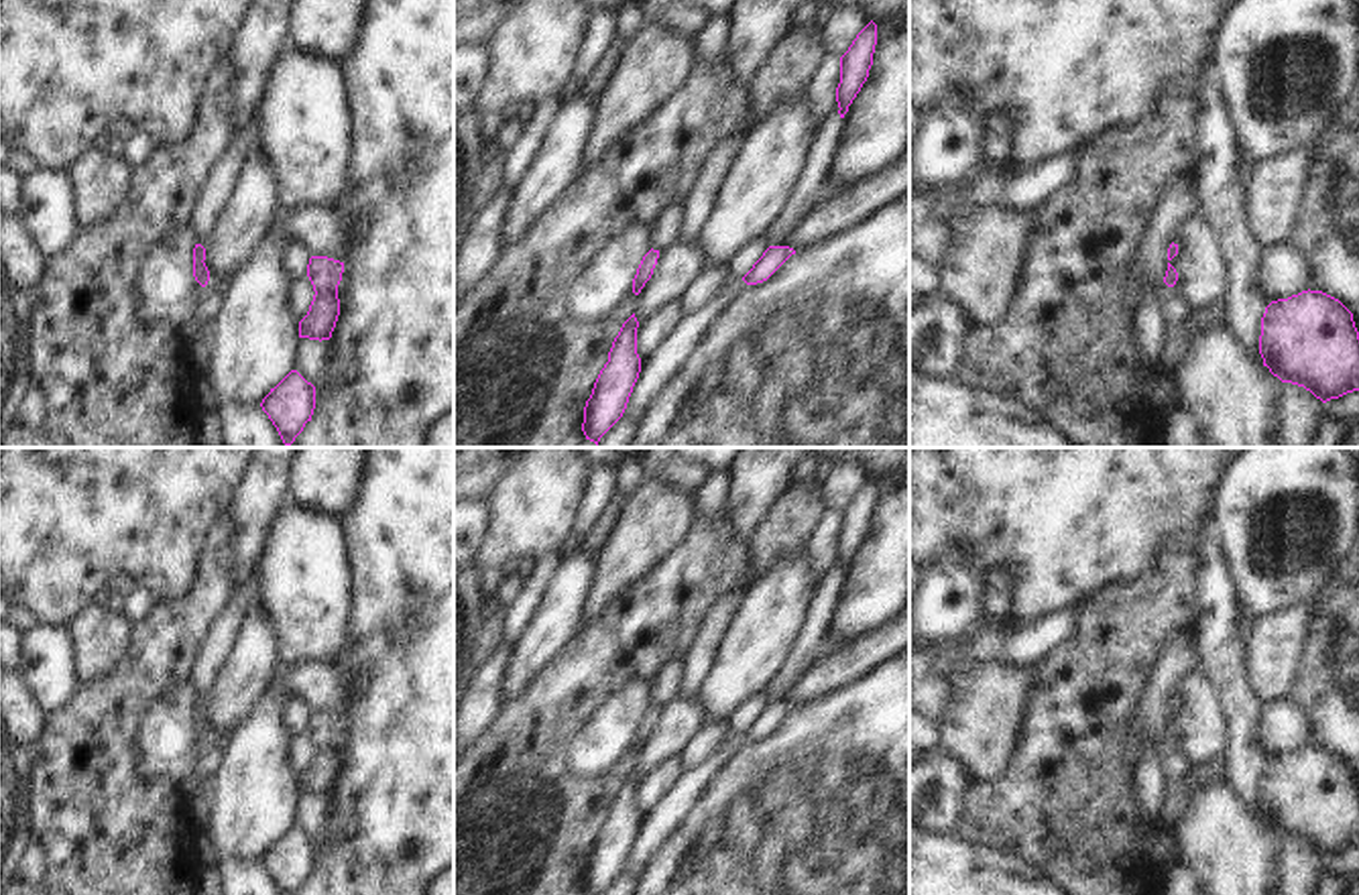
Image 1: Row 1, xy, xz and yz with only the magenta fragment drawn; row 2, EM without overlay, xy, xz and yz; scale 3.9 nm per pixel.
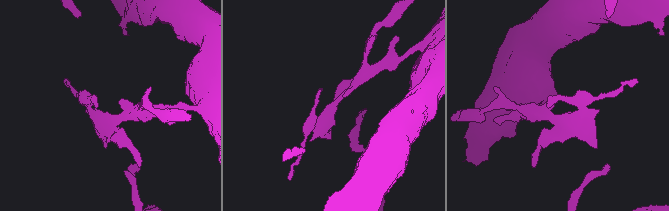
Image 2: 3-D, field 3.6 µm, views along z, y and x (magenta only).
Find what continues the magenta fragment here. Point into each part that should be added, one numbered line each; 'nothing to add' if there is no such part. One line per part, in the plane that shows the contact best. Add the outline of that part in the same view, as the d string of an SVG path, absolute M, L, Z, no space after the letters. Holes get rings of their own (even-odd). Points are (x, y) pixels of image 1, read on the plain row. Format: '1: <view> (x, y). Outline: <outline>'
nothing to add.

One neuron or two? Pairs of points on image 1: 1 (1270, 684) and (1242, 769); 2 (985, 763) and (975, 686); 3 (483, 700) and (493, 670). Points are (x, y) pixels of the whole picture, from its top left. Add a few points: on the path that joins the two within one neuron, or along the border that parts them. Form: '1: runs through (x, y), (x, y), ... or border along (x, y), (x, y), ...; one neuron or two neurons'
1: border along (1242, 658), (1248, 684), (1266, 702); two neurons
2: runs through (983, 745), (983, 704); one neuron
3: runs through (483, 692), (487, 678); one neuron

